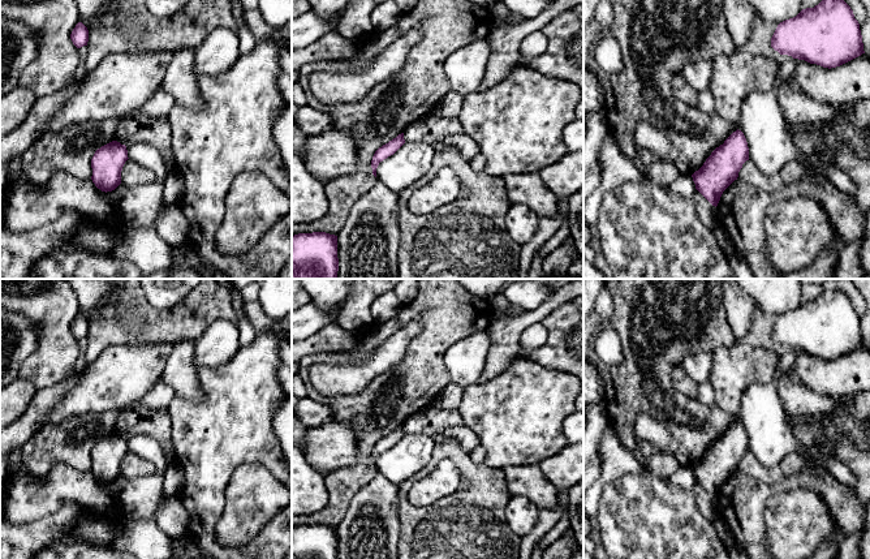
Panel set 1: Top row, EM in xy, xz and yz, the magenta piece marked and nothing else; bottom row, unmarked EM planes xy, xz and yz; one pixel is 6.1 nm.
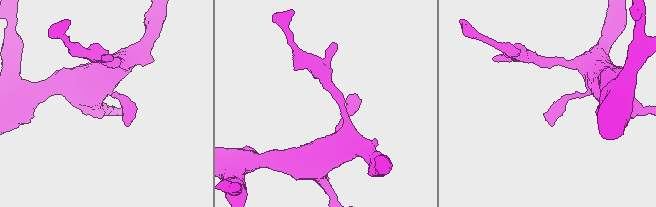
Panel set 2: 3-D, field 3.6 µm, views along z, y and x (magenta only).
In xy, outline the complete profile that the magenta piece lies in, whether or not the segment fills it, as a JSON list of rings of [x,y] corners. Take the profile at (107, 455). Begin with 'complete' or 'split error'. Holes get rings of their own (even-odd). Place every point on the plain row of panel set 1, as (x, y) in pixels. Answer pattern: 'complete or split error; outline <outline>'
complete; outline [[[112,433],[98,440],[91,451],[91,472],[102,483],[112,483],[121,476],[121,463],[128,452],[125,437]]]

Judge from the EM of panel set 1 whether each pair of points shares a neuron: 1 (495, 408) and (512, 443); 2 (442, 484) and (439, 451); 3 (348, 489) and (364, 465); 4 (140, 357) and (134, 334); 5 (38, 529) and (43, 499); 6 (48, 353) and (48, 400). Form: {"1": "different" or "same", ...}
{"1": "same", "2": "different", "3": "same", "4": "different", "5": "different", "6": "different"}

